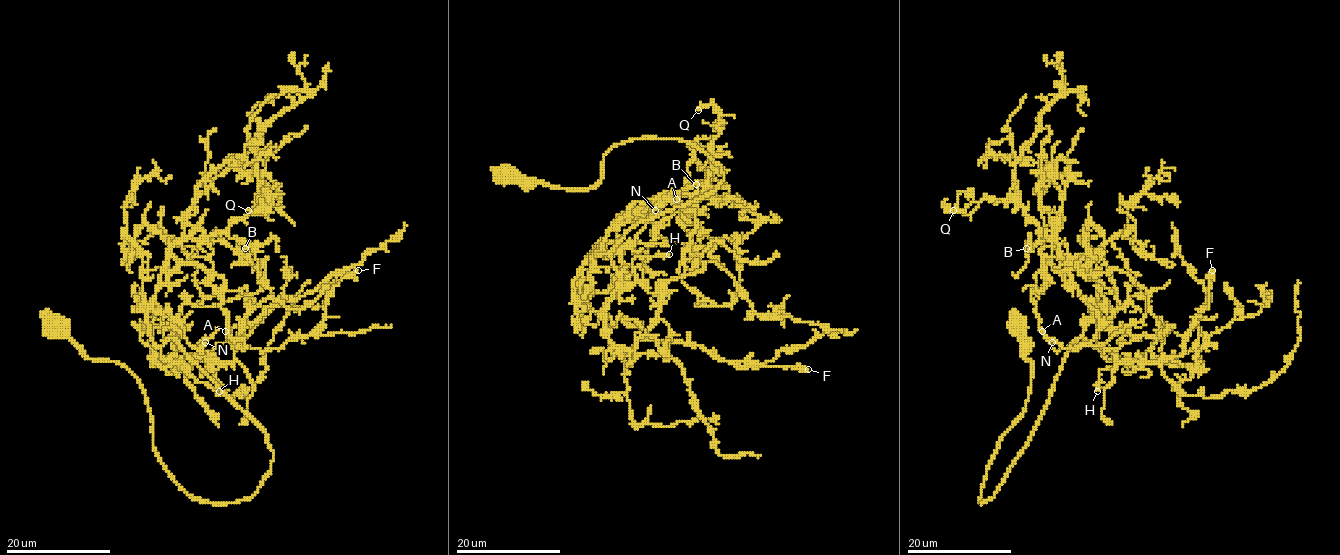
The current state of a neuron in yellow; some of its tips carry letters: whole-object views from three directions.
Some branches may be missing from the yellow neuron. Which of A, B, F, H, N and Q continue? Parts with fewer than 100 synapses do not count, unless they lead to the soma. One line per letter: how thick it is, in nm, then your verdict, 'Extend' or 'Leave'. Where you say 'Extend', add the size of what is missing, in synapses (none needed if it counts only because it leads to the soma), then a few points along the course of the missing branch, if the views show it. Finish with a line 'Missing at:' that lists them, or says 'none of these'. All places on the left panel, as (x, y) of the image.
A: Thickness 440 nm. Leave
B: Thickness 130 nm. Leave
F: Thickness 240 nm. Leave
H: Thickness 190 nm. Leave
N: Thickness 160 nm. Leave
Q: Thickness 140 nm. Leave
Missing at: none of these

